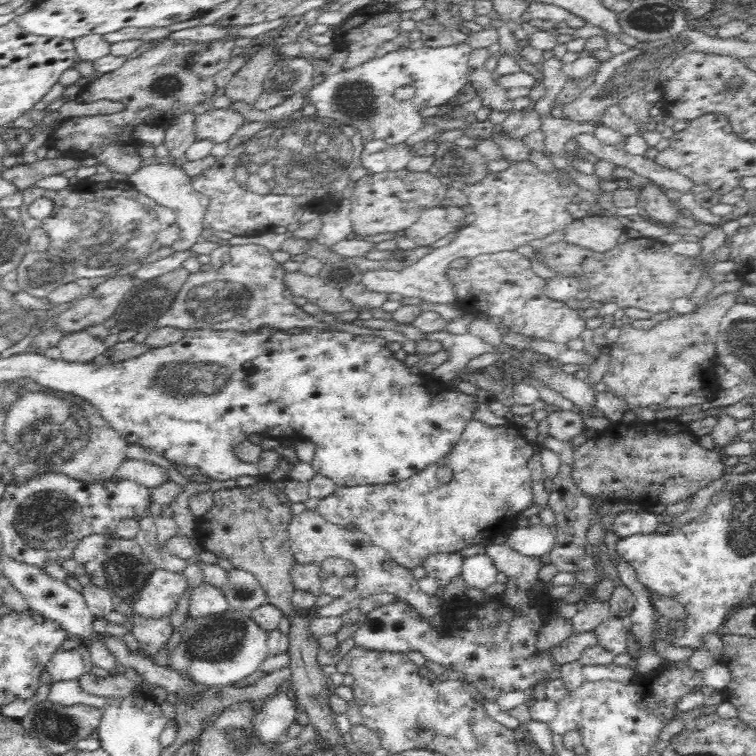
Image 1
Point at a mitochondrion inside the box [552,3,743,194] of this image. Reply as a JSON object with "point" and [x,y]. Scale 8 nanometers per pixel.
{"point":[652,57]}

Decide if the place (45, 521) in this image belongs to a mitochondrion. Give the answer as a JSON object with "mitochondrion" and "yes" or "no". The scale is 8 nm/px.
{"mitochondrion":"yes"}

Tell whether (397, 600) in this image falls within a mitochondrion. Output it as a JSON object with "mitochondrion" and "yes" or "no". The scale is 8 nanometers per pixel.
{"mitochondrion":"no"}

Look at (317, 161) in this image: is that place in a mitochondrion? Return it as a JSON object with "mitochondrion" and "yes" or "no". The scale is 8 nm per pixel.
{"mitochondrion":"yes"}

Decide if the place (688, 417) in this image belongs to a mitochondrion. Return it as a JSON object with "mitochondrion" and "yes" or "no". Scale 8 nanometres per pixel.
{"mitochondrion":"no"}

